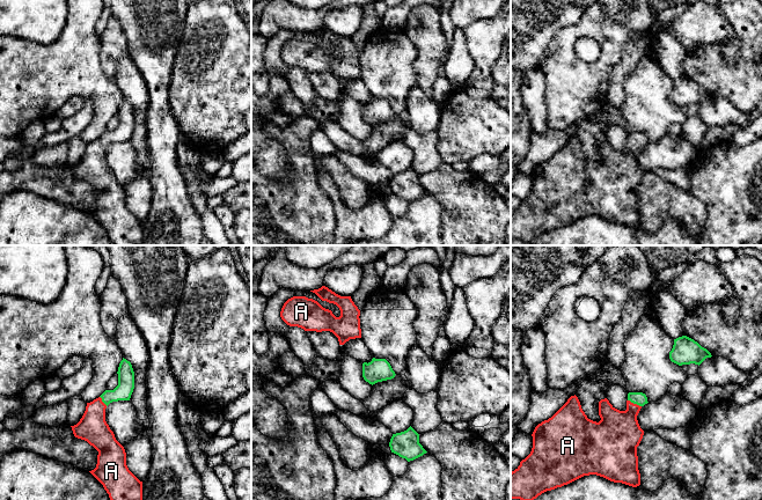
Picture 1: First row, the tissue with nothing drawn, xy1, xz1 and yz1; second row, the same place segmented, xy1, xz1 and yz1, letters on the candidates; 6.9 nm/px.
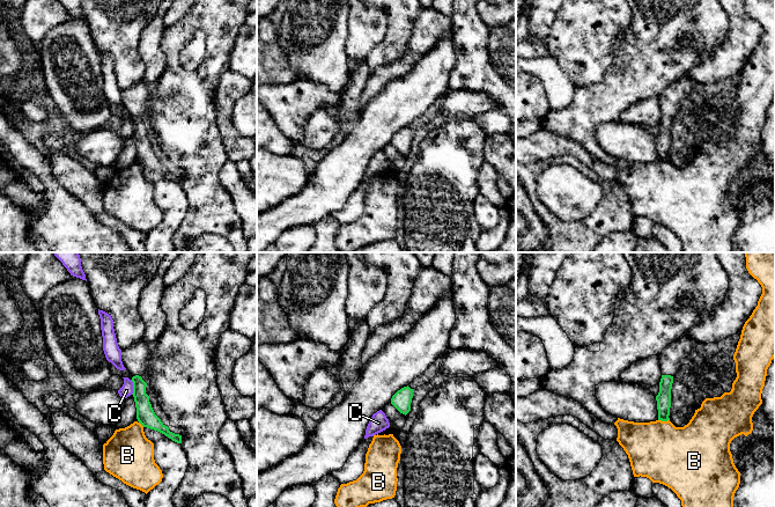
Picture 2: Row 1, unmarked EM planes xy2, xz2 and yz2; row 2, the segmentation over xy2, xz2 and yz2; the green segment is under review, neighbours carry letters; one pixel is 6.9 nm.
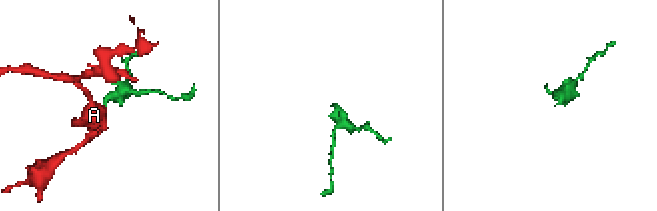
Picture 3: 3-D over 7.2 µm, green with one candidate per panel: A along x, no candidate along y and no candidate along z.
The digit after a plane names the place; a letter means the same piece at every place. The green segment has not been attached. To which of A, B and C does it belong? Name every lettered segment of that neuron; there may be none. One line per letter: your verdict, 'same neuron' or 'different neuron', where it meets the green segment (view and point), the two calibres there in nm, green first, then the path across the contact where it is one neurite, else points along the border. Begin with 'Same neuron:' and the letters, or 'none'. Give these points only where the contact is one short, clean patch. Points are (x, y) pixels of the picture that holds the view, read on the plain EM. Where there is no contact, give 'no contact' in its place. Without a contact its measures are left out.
Same neuron: A
A: same neuron | yz1 (635, 144) | 90/320 nm | across yz1 (639, 139), (635, 144), (632, 152), (617, 175)
B: different neuron | yz2 (664, 161) | 100/420 nm
C: different neuron | xy2 (133, 127) | 130/90 nm | along xy2 (131, 120), (132, 134)

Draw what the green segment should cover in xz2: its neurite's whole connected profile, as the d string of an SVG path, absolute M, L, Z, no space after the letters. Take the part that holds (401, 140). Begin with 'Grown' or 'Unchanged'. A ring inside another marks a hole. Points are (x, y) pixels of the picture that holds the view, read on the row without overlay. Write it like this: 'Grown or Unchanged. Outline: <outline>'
Unchanged. Outline: M408 126L398 131L391 139L391 145L403 155L411 152L411 144L413 139L413 130Z

